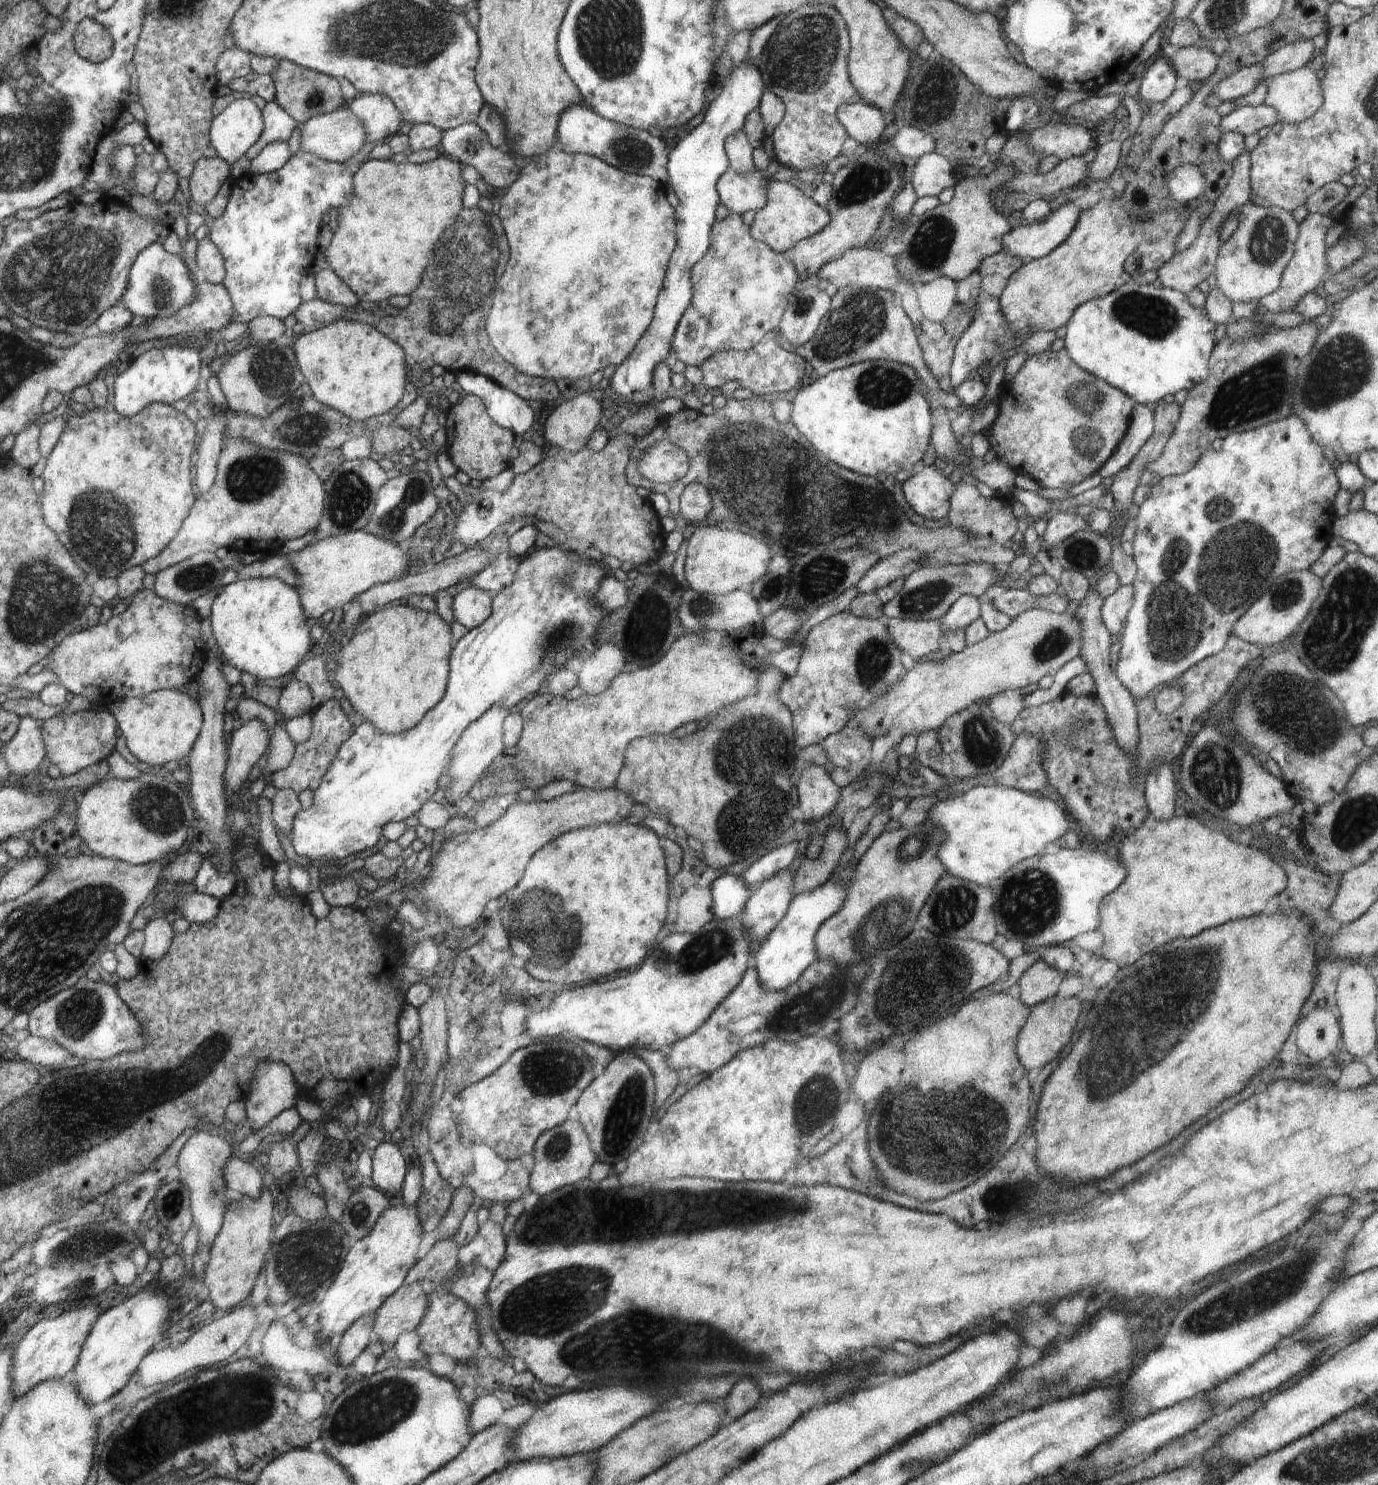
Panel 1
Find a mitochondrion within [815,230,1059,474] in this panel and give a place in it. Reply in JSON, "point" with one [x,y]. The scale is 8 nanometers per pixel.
{"point":[880,386]}

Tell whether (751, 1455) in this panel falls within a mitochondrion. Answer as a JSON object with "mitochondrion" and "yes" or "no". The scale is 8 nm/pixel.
{"mitochondrion":"no"}

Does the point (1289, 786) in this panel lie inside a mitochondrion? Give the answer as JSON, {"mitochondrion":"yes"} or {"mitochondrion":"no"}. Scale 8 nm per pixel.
{"mitochondrion":"no"}

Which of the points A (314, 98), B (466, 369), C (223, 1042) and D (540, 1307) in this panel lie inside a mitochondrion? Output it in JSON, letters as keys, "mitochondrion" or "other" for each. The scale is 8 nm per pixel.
{"A":"mitochondrion","B":"other","C":"mitochondrion","D":"mitochondrion"}

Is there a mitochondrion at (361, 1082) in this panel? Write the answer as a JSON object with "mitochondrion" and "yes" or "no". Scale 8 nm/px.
{"mitochondrion":"no"}

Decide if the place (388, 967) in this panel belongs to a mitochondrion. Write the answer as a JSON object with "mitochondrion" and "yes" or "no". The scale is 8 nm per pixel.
{"mitochondrion":"no"}

